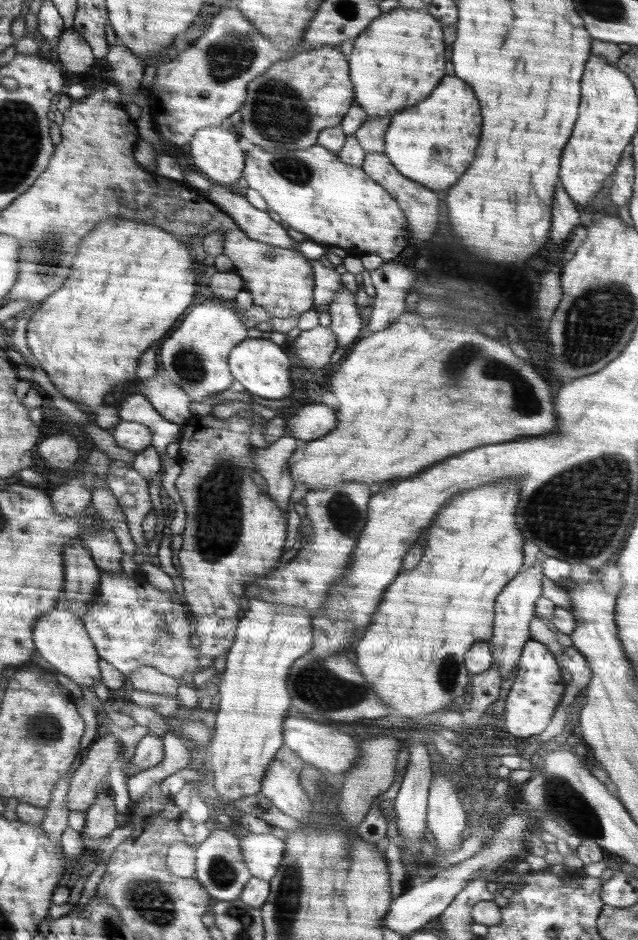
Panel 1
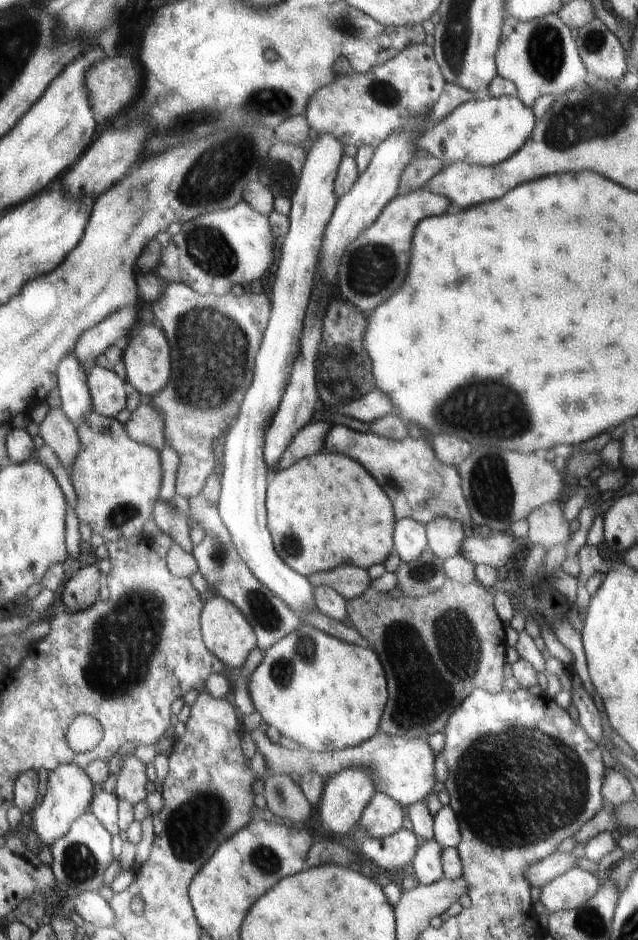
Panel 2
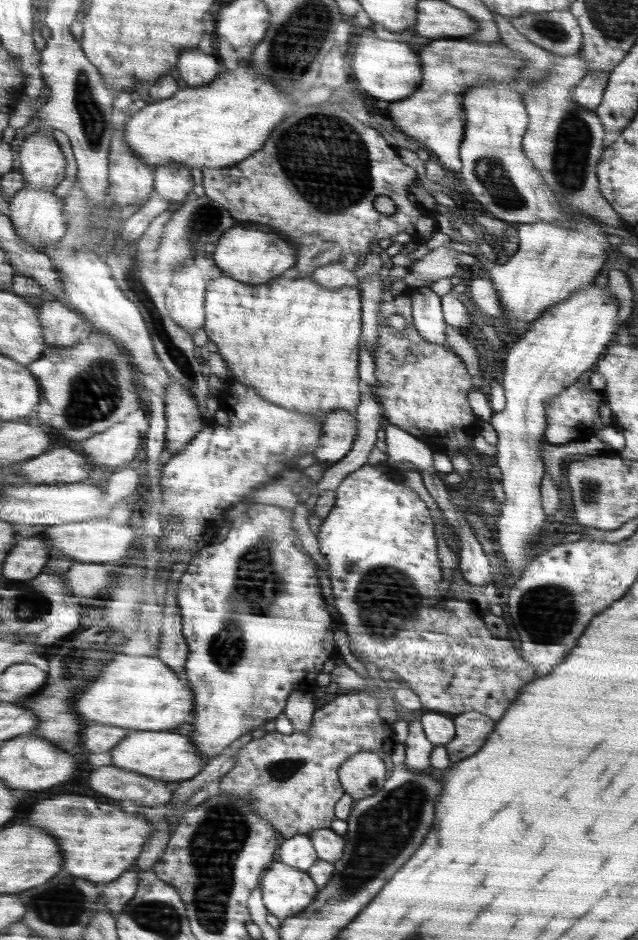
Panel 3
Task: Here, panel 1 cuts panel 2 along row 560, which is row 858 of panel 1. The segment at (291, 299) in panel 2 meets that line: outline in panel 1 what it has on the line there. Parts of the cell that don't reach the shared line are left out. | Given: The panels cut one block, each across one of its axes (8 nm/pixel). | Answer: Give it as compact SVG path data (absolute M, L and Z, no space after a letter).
M272 833L242 837L244 862L251 875L270 881L277 873L285 853L285 840Z

